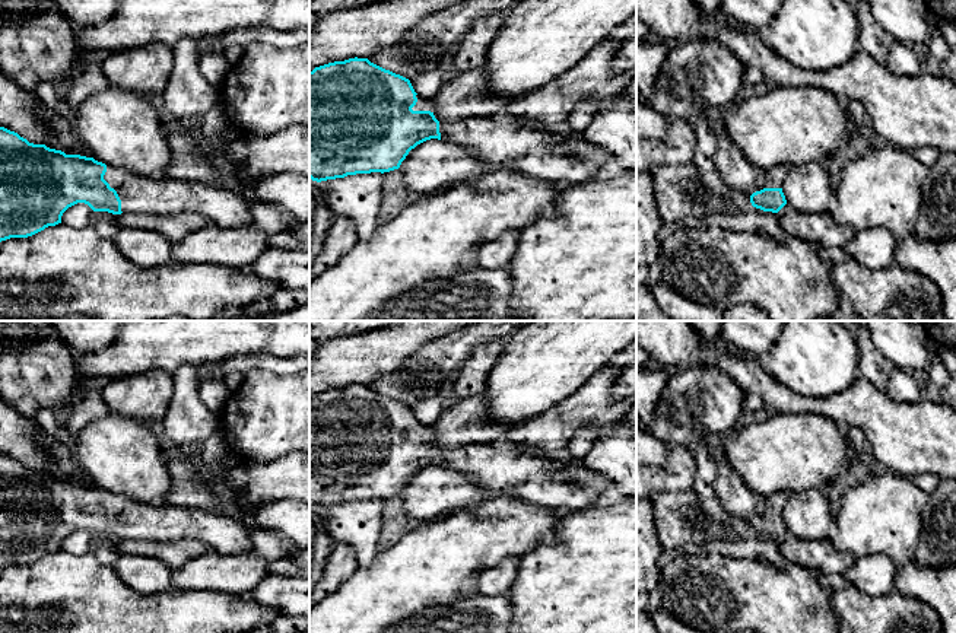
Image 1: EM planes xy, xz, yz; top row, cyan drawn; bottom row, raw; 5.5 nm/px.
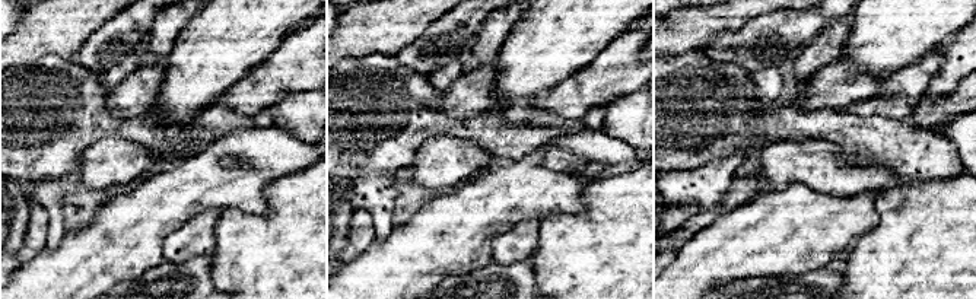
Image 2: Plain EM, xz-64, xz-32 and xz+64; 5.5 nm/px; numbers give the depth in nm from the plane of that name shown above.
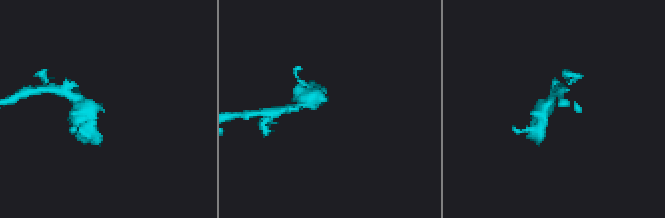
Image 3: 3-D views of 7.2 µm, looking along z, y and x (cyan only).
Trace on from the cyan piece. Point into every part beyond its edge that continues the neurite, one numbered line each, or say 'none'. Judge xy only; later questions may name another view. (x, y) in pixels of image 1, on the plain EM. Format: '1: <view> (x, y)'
1: xy (159, 521)

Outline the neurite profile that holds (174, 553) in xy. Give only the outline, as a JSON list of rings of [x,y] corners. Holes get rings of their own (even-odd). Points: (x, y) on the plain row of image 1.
[[[121,540],[115,541],[120,554],[134,554],[140,557],[152,557],[165,563],[172,572],[188,562],[210,553],[212,550],[196,540]]]

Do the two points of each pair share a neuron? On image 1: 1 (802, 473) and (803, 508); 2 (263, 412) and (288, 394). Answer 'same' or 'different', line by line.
1: different
2: same

